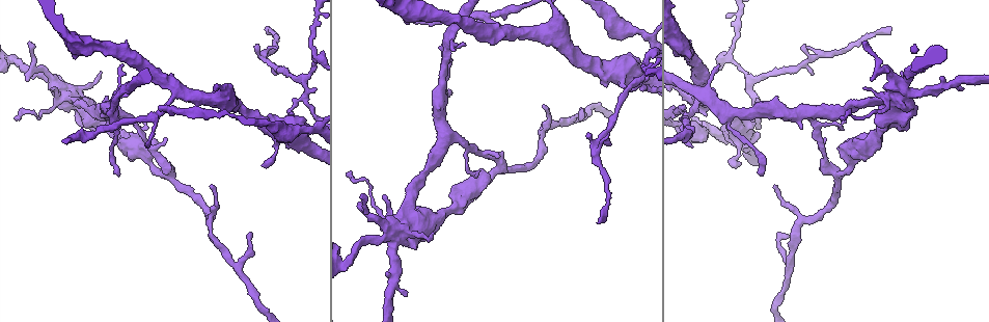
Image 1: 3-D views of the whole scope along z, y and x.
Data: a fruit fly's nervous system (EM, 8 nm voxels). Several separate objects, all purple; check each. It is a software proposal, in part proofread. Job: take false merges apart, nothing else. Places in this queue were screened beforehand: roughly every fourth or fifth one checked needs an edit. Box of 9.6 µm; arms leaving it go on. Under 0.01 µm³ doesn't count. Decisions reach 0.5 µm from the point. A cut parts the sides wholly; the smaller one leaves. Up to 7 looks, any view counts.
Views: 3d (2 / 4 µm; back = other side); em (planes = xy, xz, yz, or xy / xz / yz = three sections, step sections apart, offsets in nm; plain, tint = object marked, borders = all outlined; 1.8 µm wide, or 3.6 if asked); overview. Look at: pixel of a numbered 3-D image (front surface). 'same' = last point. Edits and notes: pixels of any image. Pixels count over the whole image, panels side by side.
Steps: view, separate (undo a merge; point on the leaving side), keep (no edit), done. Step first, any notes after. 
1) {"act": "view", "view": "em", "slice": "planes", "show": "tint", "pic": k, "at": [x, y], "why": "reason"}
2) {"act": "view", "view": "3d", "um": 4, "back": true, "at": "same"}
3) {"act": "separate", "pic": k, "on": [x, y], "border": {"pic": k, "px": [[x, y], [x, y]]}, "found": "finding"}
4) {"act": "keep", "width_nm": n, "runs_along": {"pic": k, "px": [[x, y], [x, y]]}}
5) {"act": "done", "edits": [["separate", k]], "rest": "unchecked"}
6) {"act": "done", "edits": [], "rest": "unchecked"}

{"act": "view", "view": "3d", "um": 4, "pic": 1, "at": [869, 141], "why": "abrupt turn"}

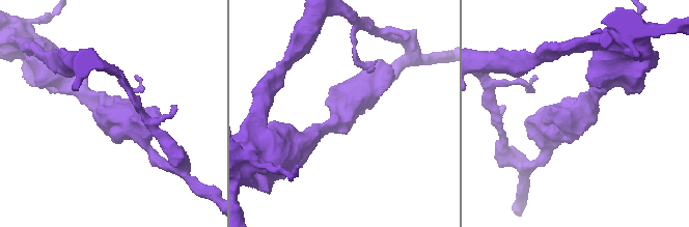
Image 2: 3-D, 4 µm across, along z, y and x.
{"act": "view", "view": "em", "slice": "planes", "show": "tint", "pic": 2, "at": [340, 114]}

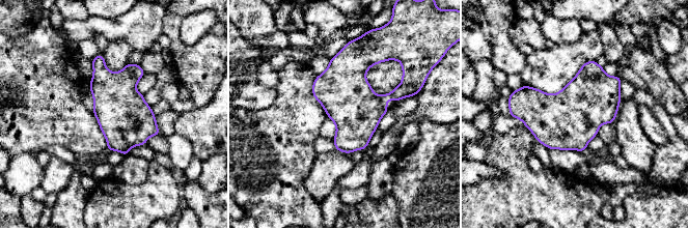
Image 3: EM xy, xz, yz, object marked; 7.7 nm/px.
{"act": "keep", "found": "continuous, no second neuron"}

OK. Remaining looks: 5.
{"act": "view", "view": "em", "um": 3.6, "slice": "planes", "show": "tint", "pic": 1, "at": [836, 177], "why": "three arms meet"}

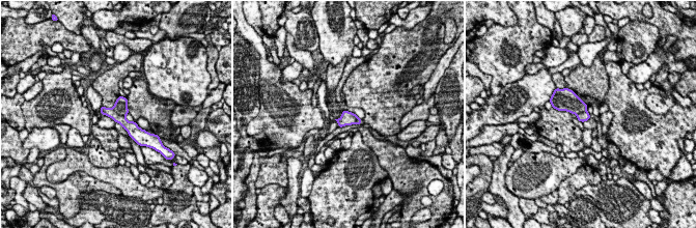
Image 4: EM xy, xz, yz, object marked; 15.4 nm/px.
{"act": "separate", "pic": 4, "on": [120, 106], "border": {"pic": 4, "px": [[112, 108], [124, 116]]}, "found": "a second neuron is stuck on"}

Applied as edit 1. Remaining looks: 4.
{"act": "view", "view": "3d", "um": 4, "pic": 1, "at": [307, 85], "why": "abrupt turn"}

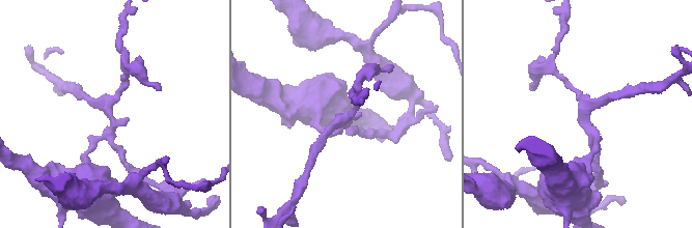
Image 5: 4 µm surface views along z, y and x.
{"act": "view", "view": "em", "slice": "planes", "show": "borders", "pic": 5, "at": [585, 109], "arms": 4}

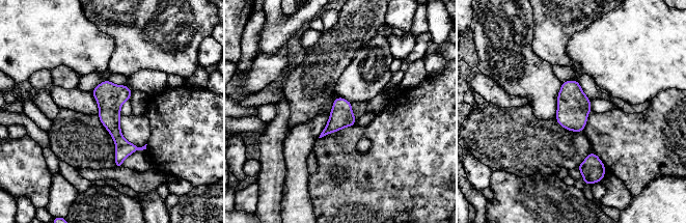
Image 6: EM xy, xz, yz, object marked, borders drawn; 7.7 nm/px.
{"act": "separate", "pic": 6, "on": [580, 167], "found": "two neurons meet here"}

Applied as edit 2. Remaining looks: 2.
{"act": "done", "edits": [["separate", 4], ["separate", 6]], "rest": "unchecked"}

